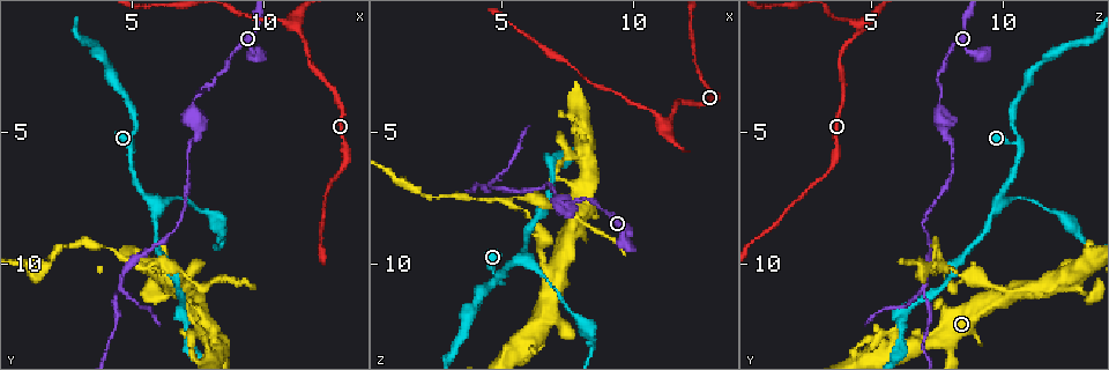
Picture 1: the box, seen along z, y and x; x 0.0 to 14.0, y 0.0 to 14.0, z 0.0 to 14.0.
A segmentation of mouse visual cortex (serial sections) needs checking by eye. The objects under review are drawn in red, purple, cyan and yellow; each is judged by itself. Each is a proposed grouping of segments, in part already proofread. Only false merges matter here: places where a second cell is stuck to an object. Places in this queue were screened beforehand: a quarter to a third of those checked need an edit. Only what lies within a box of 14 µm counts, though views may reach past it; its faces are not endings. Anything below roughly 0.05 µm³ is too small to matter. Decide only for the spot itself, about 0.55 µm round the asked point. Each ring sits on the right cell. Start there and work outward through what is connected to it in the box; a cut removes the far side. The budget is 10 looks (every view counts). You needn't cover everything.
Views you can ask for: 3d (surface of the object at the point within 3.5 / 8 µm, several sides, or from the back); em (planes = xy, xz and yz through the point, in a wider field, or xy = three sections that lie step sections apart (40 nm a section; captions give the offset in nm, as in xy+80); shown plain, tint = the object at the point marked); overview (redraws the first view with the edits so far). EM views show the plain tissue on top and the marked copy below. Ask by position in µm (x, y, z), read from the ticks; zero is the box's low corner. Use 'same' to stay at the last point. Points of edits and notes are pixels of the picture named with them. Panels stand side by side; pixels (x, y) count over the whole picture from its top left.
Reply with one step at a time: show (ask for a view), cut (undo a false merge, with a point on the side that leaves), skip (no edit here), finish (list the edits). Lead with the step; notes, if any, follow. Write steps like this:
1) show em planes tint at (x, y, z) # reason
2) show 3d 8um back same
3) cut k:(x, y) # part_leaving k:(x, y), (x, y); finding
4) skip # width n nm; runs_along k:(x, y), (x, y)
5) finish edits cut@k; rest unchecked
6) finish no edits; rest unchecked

show 3d 3.5um back at (4.8, 5.7, 10.7) # sharp bend

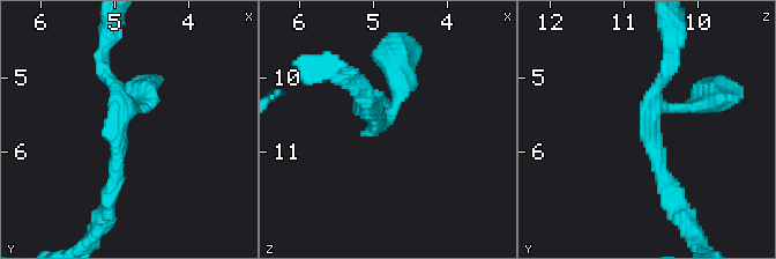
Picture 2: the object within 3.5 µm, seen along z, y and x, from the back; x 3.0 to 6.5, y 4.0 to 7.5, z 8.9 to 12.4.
show em xy step 1 tint at (4.90, 5.65, 10.65) # arms 3; arm_widths 200, 200, 200 nm

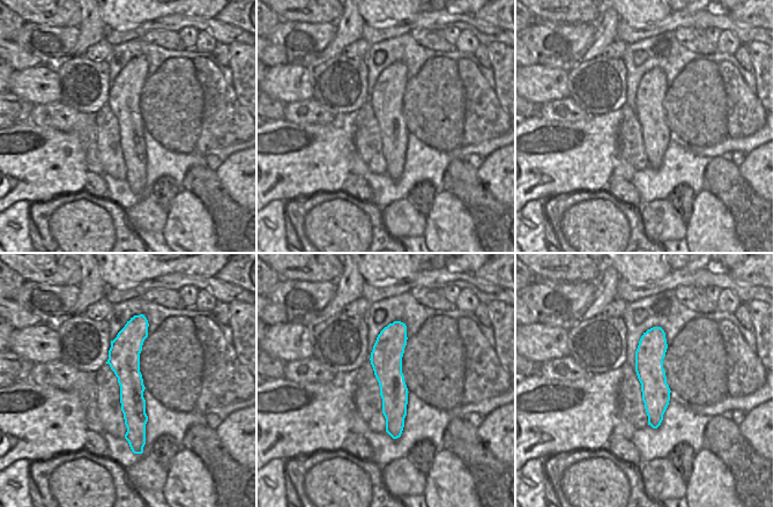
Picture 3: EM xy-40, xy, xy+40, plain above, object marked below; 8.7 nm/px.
skip # runs_along 2:(708, 100), (649, 118), (670, 195); all the same cell

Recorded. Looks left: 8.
show 3d 3.5um at (6.6, 7.4, 10.5) # sudden change in width

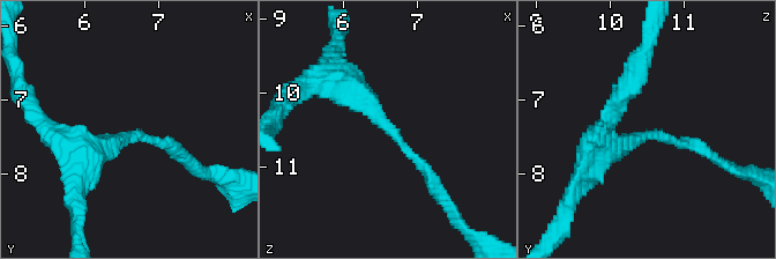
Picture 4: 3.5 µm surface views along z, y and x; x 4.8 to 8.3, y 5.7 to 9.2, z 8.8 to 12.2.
show em xy step 1 tint at (6.55, 7.50, 10.40) # arm_widths 150, 400 nm

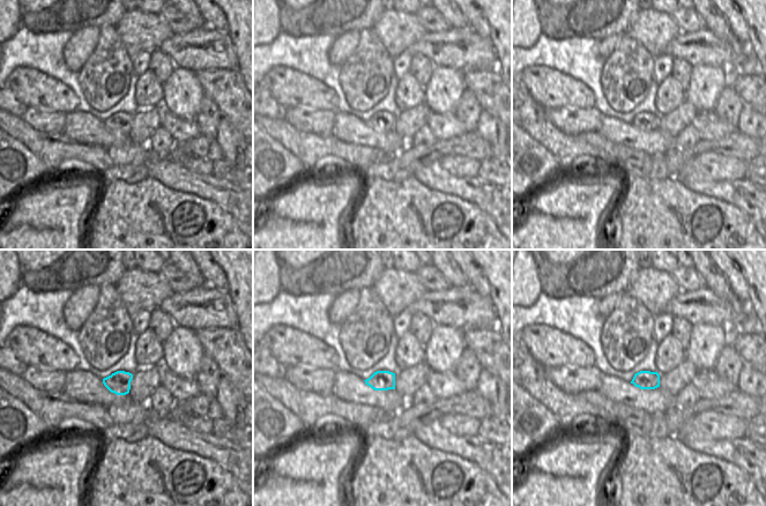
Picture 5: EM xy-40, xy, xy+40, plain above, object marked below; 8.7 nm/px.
show em xy step 2 tint same # cut it another way

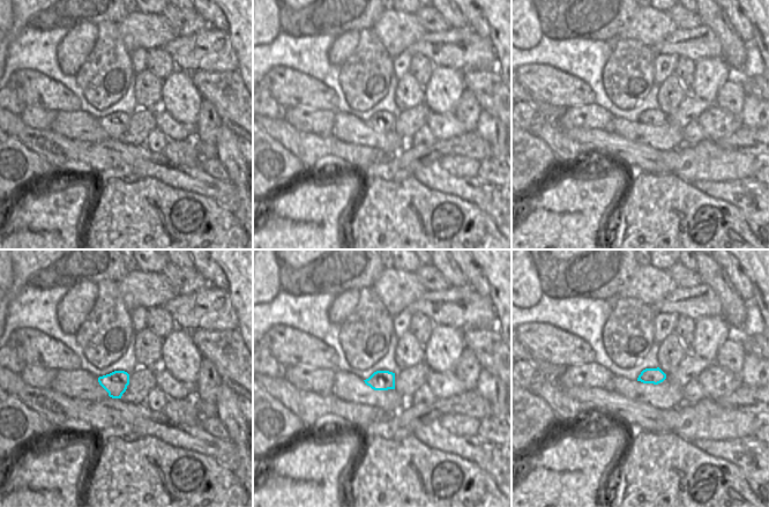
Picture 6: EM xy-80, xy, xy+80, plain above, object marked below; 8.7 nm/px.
skip # runs_along 4:(330, 79), (366, 102), (430, 179); all the same cell

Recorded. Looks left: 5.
show 3d 3.5um back at (4.6, 10.8, 6.9) # arms part here

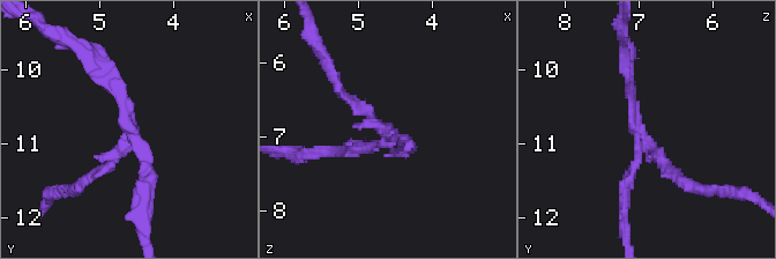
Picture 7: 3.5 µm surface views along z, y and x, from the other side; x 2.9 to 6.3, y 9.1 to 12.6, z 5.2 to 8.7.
show em xy step 1 tint at (4.55, 10.80, 7.05) # arms 3; arm_widths 150, 150, 150 nm; need the tissue

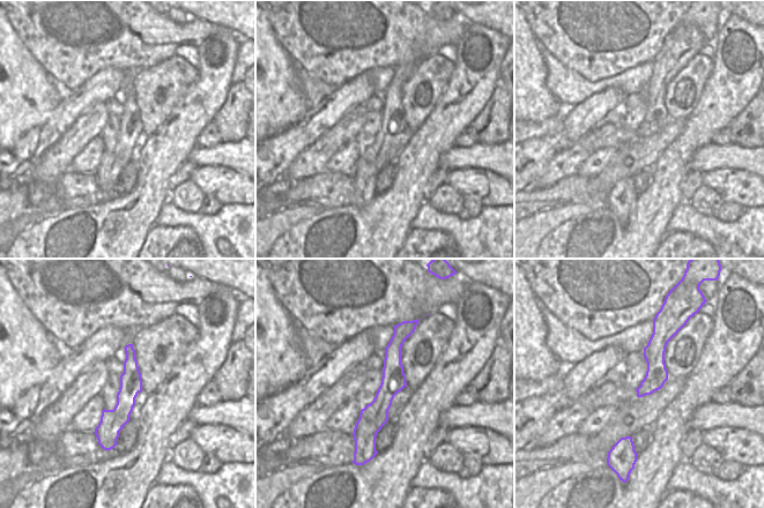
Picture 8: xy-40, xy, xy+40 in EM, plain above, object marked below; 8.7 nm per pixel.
show em xy step 5 tint same

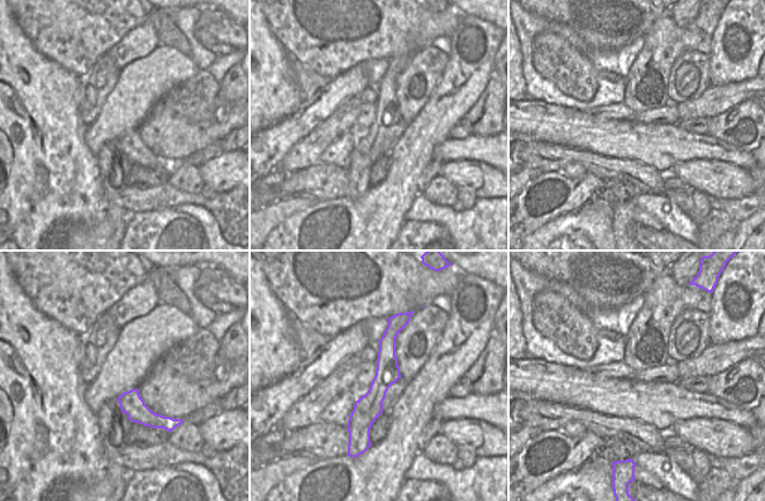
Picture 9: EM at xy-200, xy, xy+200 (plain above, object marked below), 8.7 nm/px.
cut 7:(104, 168) # part_leaving 7:(126, 141), (109, 167), (69, 191); two cells meet here

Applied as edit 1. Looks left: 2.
show 3d 3.5um at (11.3, 1.1, 4.6) # two arms in line, one across

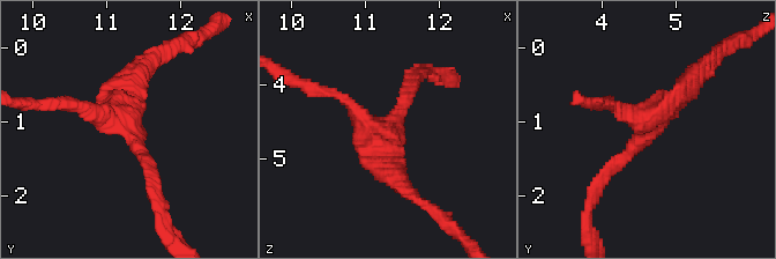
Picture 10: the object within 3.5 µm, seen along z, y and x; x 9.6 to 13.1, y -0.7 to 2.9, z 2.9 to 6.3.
show em xy step 5 tint at (11.30, 1.15, 4.60) # arms 3; arm_widths 200, 200, 300 nm

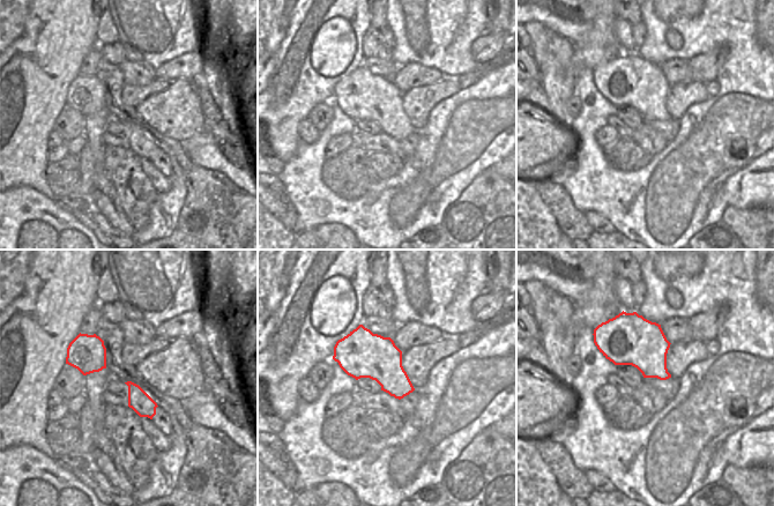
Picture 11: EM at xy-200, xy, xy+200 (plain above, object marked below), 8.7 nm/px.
skip # runs_along 10:(154, 187), (133, 138), (73, 103); continuous, no second cell

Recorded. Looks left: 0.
finish edits cut@7; rest unchecked

